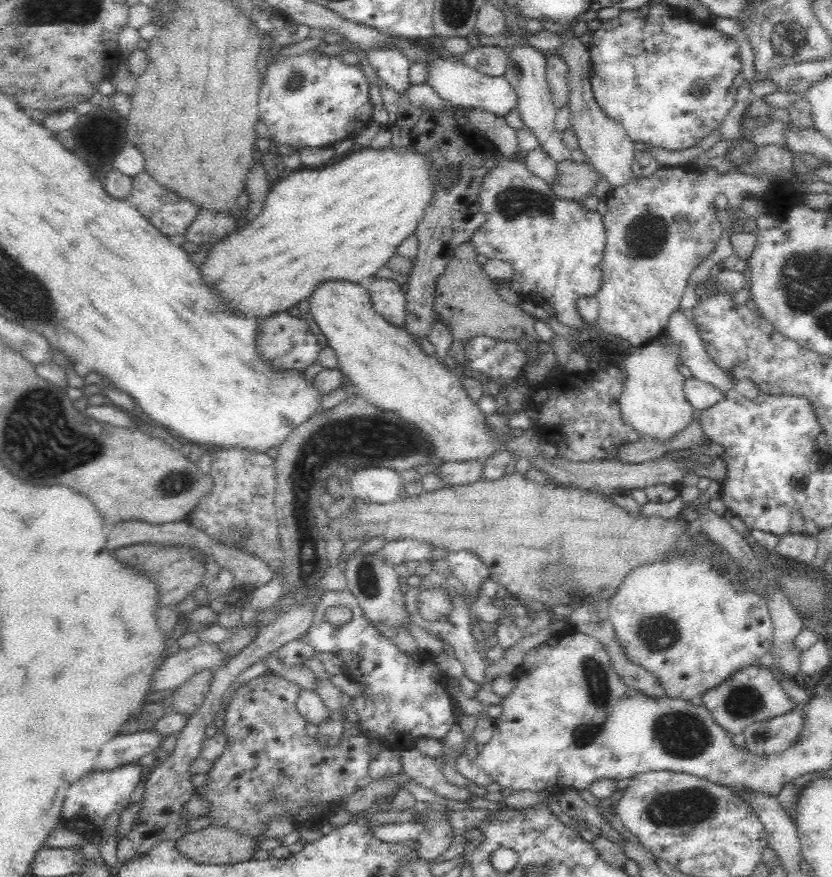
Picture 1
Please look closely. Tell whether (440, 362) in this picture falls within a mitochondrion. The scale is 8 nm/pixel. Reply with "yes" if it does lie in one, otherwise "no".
no

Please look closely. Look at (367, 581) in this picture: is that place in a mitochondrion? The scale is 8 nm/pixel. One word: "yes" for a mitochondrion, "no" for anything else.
yes

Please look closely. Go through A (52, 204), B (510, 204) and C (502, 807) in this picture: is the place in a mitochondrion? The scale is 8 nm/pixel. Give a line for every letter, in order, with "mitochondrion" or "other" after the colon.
A: other
B: mitochondrion
C: other

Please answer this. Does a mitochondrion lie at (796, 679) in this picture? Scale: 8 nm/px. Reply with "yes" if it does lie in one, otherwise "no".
no

